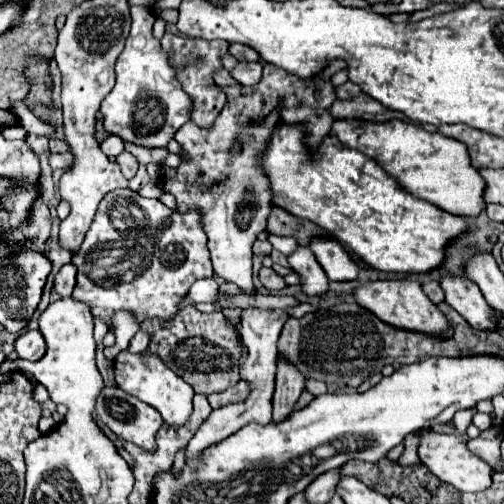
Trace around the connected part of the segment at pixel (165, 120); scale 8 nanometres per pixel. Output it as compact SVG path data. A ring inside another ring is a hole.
M131 6L131 18L131 32L115 64L117 84L101 104L103 126L109 134L115 134L125 142L145 148L165 148L175 132L189 122L191 98L177 82L175 70L167 62L167 54L161 52L159 42L151 36L155 22L153 12L149 8Z

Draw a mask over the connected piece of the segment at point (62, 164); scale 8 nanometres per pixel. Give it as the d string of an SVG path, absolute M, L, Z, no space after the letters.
M65 152L65 154L49 154L49 166L55 170L55 168L67 168L67 166L71 166L71 160L73 160L73 156L69 154L69 152Z

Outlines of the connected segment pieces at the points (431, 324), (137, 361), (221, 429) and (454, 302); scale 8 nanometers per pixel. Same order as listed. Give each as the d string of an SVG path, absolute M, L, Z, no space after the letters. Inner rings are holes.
M375 280L375 282L365 282L363 286L353 290L353 298L357 304L379 316L383 322L403 328L403 330L415 330L415 332L425 332L425 334L435 334L435 336L449 336L451 326L445 320L445 316L439 312L439 308L425 296L421 290L419 282L413 280Z
M123 350L119 356L113 362L117 386L121 390L125 390L127 394L157 408L169 426L187 424L187 418L191 416L191 410L193 410L191 398L195 394L191 390L191 386L187 386L187 382L183 382L183 378L177 378L177 374L171 368L167 368L157 356L145 356L143 358L141 354L131 354L127 350ZM119 356L123 356L123 360L119 360Z
M247 308L243 310L241 316L241 336L243 342L249 350L249 358L245 360L245 364L241 366L241 378L251 382L251 394L247 400L237 402L237 404L227 404L223 408L217 408L211 412L211 416L201 424L201 428L195 432L195 436L191 438L191 442L185 448L185 460L197 458L203 450L207 450L209 446L215 446L219 442L223 442L225 438L229 438L231 434L239 432L243 426L255 422L255 424L269 424L271 422L271 396L273 396L273 388L275 388L275 360L277 360L277 338L281 334L283 324L289 320L289 314L283 310L253 310Z
M445 274L439 284L445 292L445 302L453 306L473 328L489 330L497 326L499 318L495 318L491 306L487 306L487 300L483 298L475 282L461 276Z

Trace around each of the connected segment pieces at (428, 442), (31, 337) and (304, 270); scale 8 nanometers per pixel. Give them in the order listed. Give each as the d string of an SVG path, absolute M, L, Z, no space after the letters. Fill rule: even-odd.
M433 430L423 432L419 444L419 458L421 462L441 480L457 488L459 492L481 492L491 484L491 466L471 454L465 446L465 438L453 434L437 434Z
M27 330L15 340L15 352L25 360L39 360L45 354L45 340L39 330Z
M305 246L297 248L291 256L289 256L289 264L291 268L301 276L301 286L307 294L323 294L327 292L327 274L323 272L323 268L319 266L319 262L315 260L313 252Z

